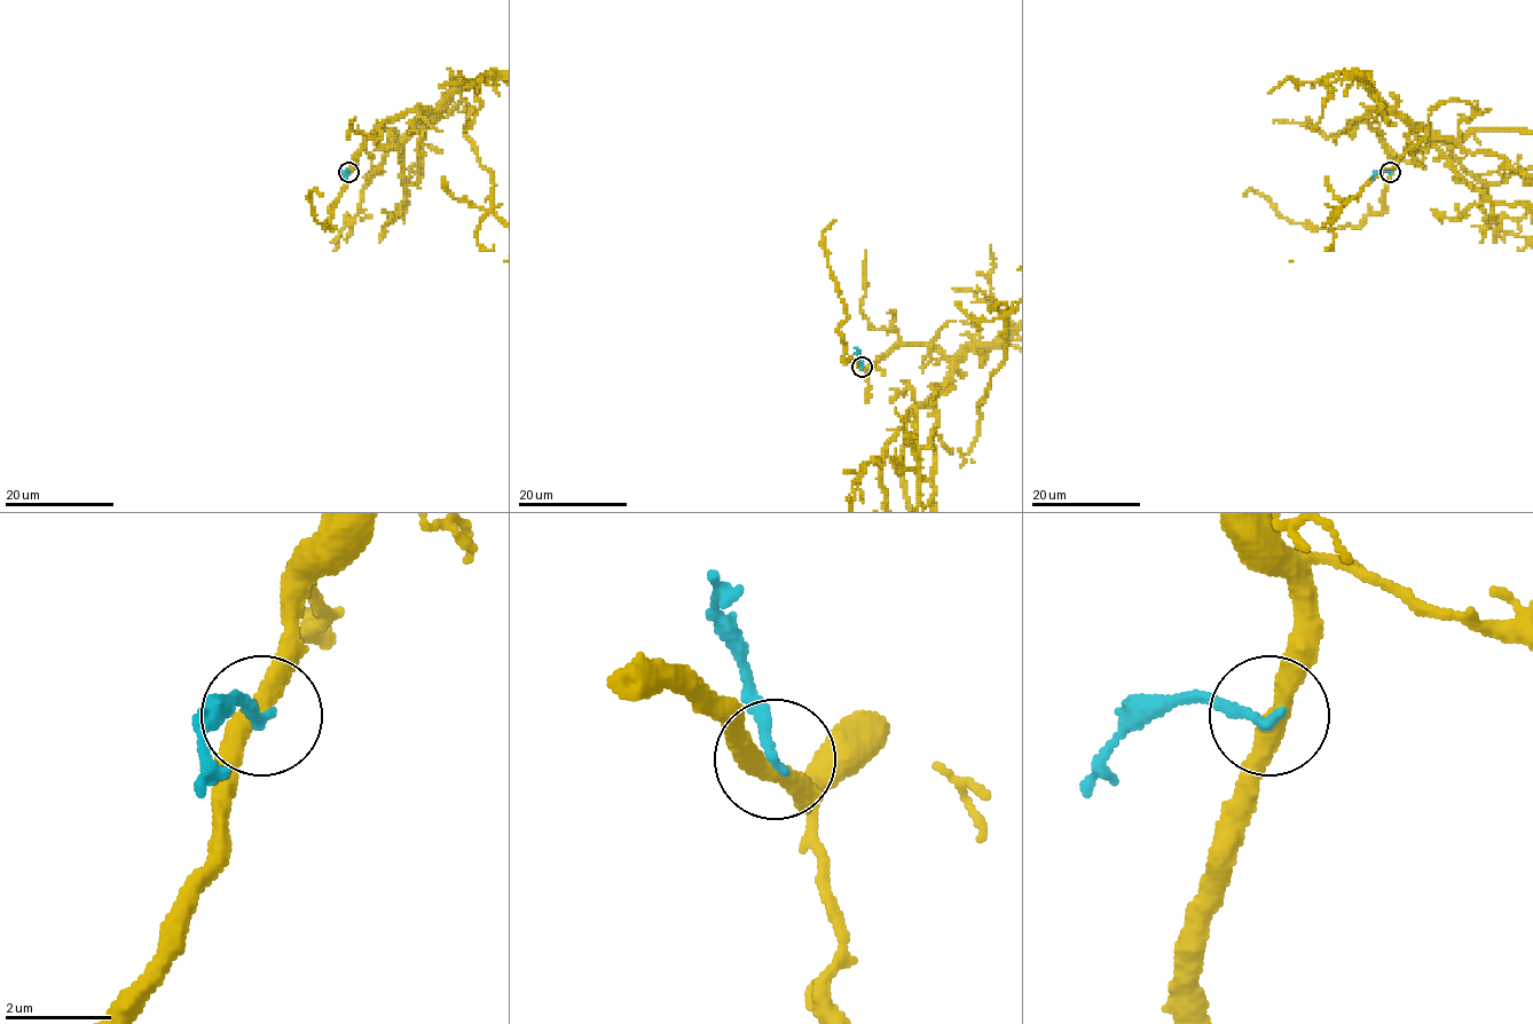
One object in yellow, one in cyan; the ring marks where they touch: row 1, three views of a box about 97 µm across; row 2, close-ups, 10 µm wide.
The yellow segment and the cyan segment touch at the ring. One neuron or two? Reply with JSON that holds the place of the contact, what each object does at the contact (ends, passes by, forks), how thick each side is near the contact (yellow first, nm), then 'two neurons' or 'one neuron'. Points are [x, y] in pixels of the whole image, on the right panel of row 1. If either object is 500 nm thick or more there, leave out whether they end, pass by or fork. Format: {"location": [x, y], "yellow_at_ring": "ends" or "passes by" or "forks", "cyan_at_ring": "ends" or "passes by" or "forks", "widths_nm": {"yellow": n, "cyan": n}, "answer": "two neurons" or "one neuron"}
{"location": [1390, 172], "yellow_at_ring": "passes by", "cyan_at_ring": "ends", "widths_nm": {"yellow": 380, "cyan": 200}, "answer": "two neurons"}

